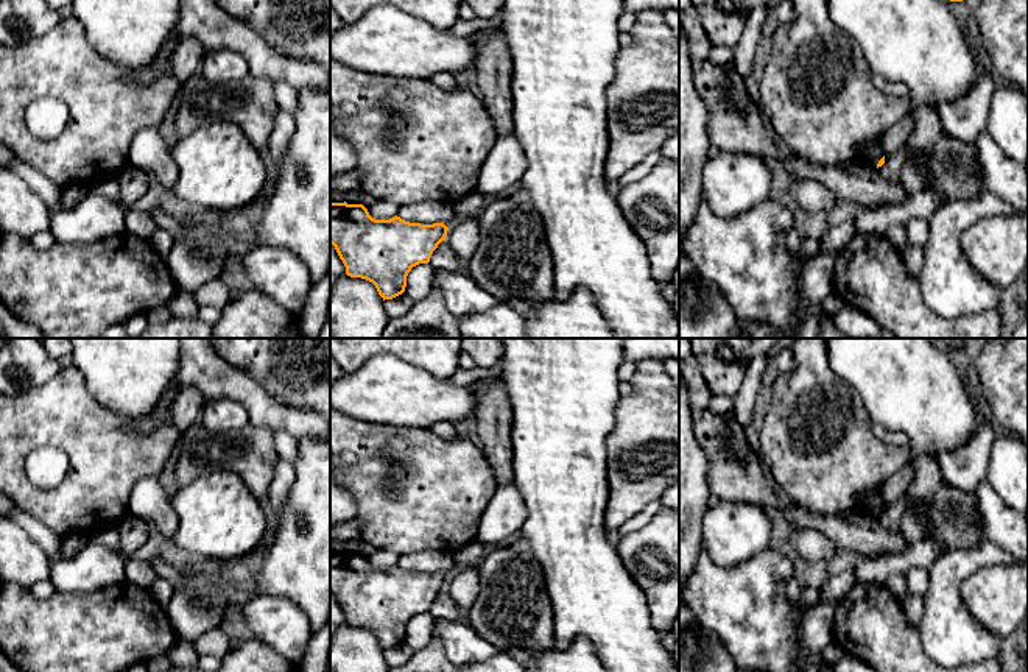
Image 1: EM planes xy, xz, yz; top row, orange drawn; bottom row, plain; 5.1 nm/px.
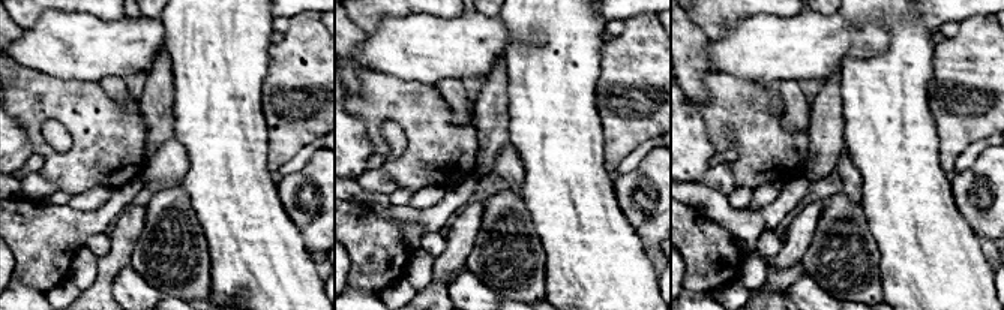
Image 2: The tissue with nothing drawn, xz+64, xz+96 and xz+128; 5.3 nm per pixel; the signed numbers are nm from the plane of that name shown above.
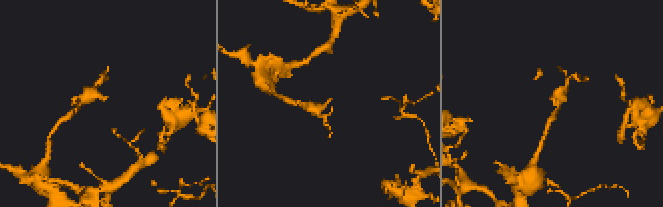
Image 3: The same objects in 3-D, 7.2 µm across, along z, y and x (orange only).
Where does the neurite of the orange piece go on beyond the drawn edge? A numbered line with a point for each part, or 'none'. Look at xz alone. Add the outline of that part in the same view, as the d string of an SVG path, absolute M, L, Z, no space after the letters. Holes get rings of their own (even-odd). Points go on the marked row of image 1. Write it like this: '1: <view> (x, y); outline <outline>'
none

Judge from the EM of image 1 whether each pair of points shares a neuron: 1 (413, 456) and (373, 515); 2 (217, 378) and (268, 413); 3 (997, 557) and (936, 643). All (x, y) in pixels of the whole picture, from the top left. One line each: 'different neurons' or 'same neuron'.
1: same neuron
2: same neuron
3: same neuron

